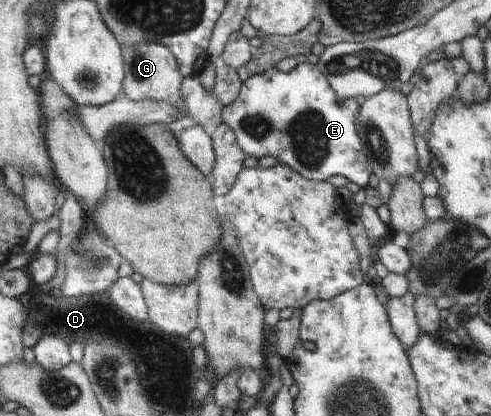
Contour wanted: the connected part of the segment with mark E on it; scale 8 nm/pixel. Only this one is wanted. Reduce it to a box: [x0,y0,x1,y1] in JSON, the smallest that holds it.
[222,63,372,189]

